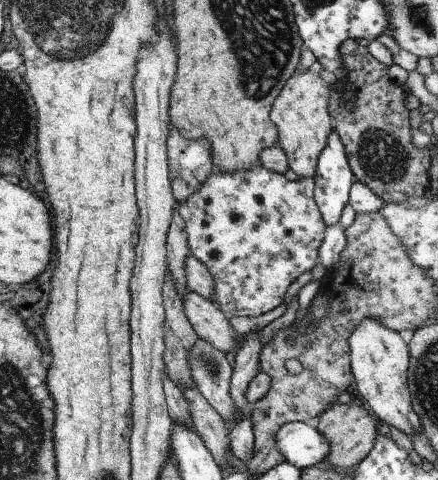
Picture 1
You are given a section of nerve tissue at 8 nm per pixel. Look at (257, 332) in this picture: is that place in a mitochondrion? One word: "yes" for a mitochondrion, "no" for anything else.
no

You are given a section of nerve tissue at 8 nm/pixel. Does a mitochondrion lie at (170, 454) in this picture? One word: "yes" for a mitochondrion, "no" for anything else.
no

